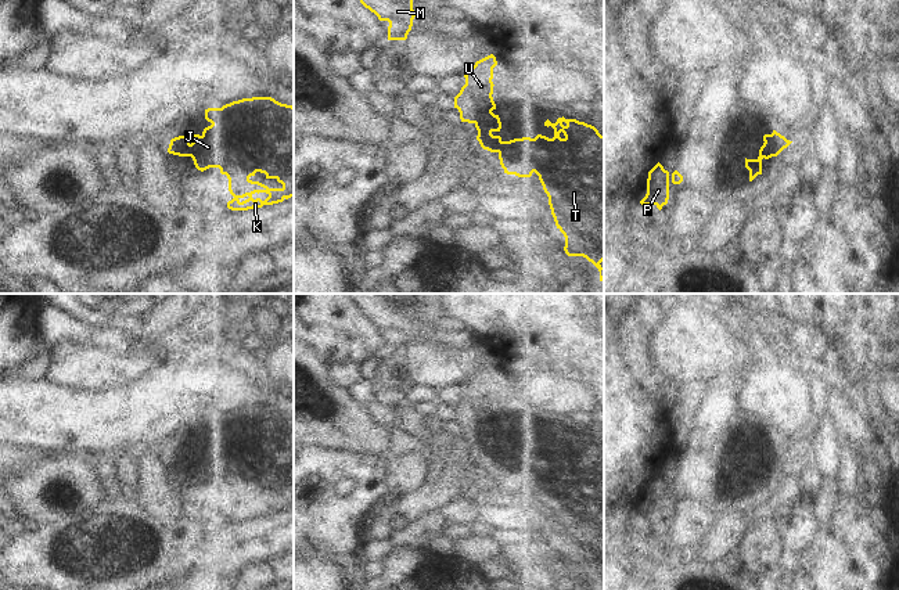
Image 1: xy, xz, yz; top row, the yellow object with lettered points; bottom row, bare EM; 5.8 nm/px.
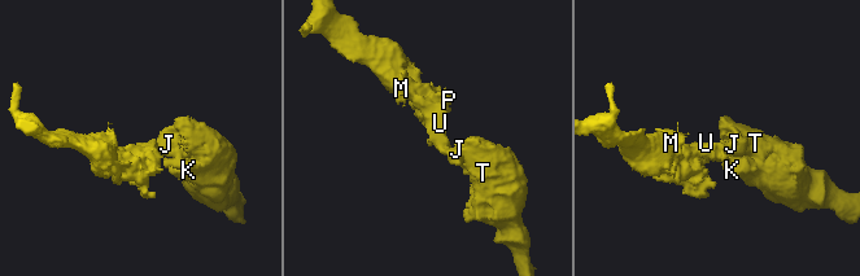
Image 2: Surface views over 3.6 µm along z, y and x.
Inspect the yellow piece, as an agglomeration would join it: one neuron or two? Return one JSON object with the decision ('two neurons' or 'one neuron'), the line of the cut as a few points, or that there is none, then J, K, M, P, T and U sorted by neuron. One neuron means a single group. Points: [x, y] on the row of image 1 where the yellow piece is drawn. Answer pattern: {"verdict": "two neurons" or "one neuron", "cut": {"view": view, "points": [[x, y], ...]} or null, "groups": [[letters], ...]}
{"verdict": "one neuron", "cut": null, "groups": [["J", "K", "M", "P", "T", "U"]]}

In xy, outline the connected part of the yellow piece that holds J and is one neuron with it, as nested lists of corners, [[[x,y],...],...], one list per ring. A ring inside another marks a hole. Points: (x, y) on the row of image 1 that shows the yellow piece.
[[[252,97],[233,101],[222,108],[205,109],[205,119],[212,125],[202,134],[190,138],[179,136],[170,140],[168,152],[191,157],[198,170],[219,168],[229,179],[229,191],[234,197],[227,202],[231,211],[248,211],[273,205],[294,197],[294,107],[281,104],[272,97]],[[256,172],[266,179],[276,179],[281,188],[252,181]]]

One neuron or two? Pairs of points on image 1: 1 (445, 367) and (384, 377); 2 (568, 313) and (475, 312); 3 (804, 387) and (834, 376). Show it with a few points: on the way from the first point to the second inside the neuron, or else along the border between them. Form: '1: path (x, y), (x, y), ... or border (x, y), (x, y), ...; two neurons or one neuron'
1: path (430, 366), (399, 366); one neuron
2: path (545, 315), (499, 312); one neuron
3: border (817, 363), (830, 392); two neurons

